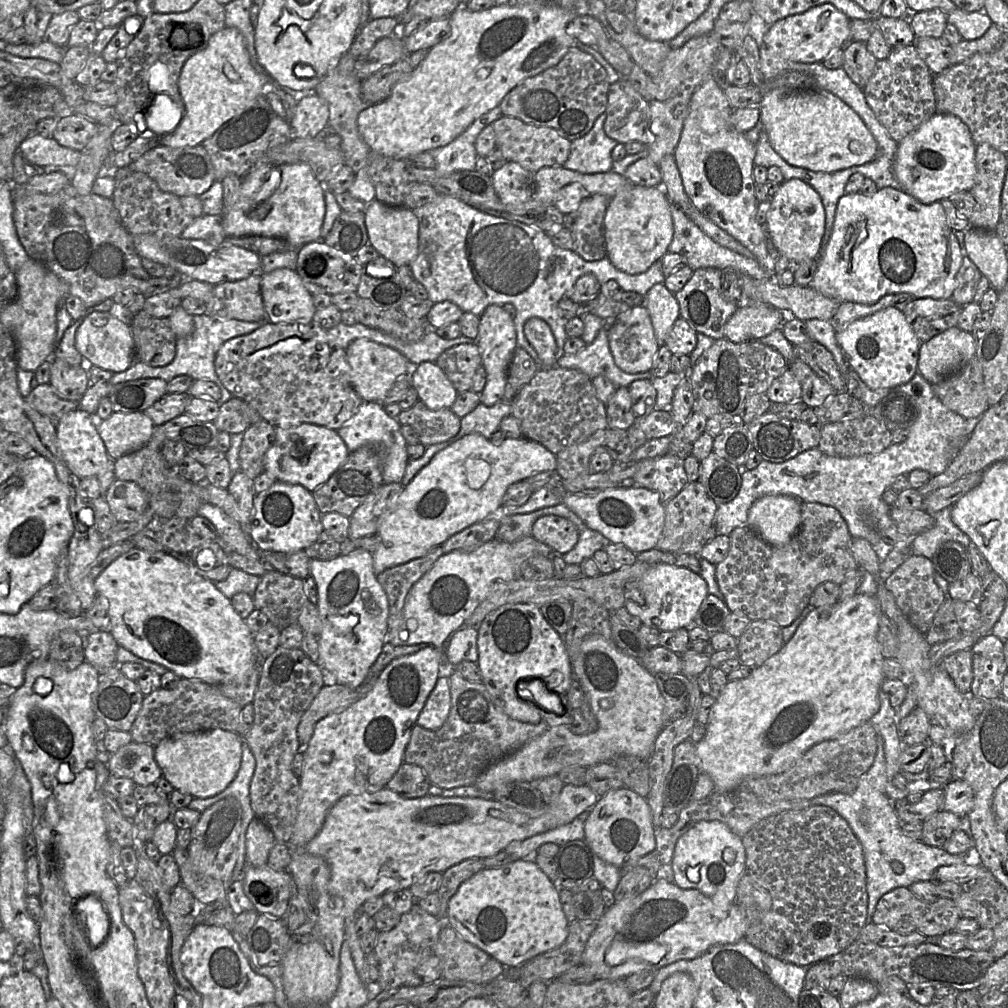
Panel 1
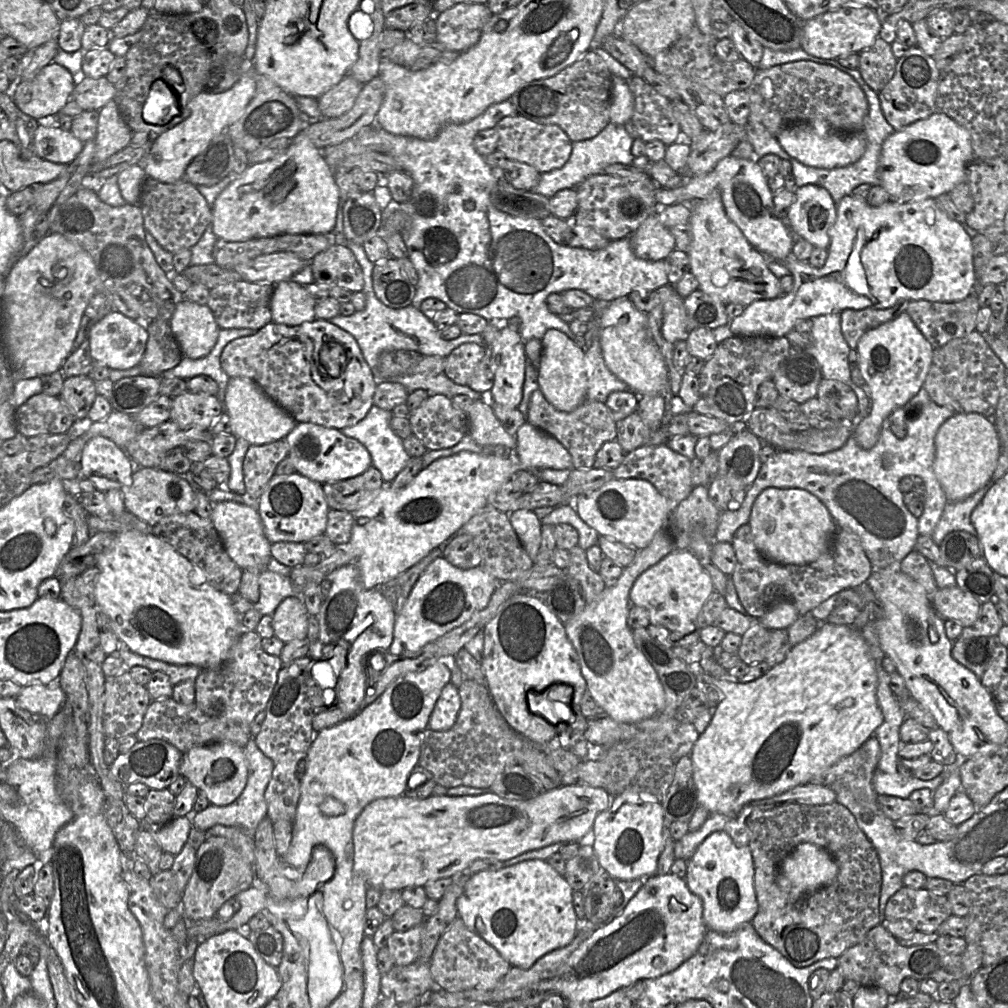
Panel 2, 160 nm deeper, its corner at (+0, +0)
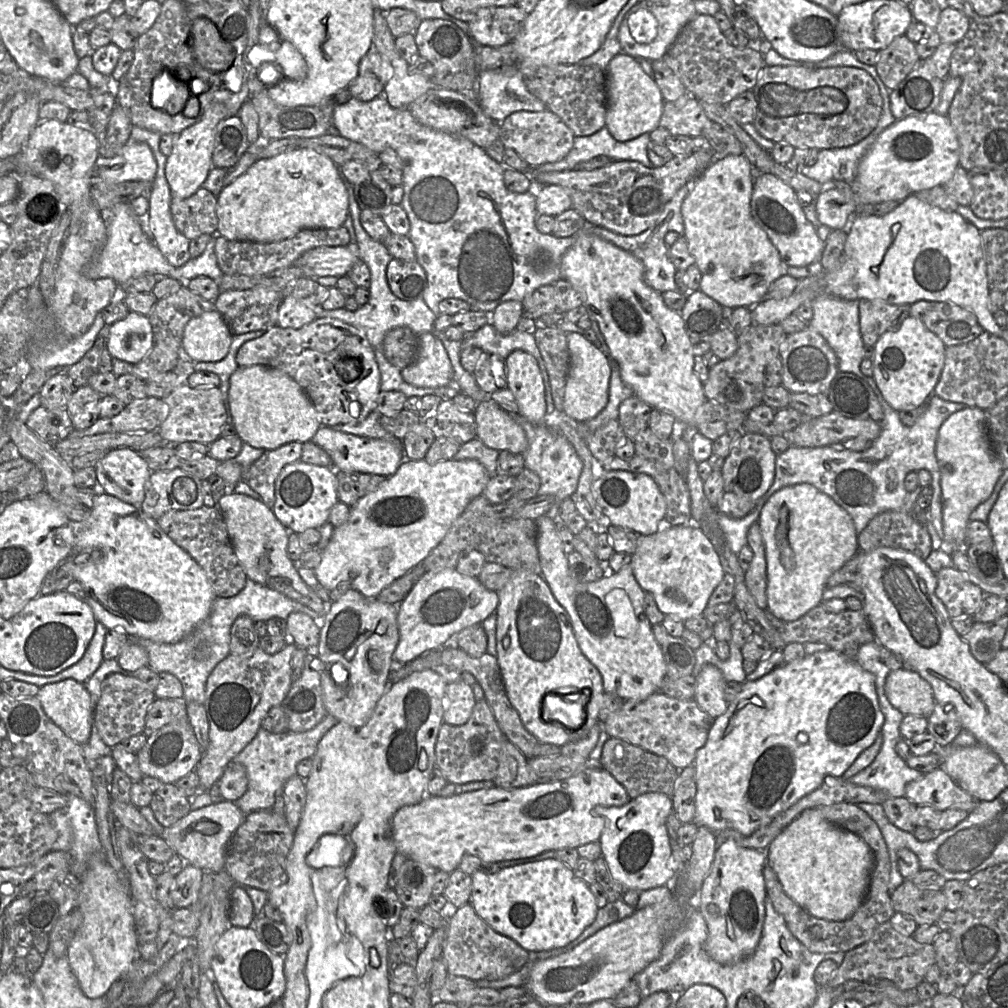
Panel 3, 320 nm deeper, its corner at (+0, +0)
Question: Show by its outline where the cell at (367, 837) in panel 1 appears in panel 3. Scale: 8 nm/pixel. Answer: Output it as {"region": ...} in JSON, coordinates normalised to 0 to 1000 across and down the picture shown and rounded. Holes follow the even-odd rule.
{"region":[[[594,759],[558,775],[530,777],[508,784],[490,780],[446,791],[425,790],[414,798],[400,800],[391,808],[388,829],[395,846],[447,866],[461,849],[497,855],[542,844],[572,842],[594,834],[600,812],[589,809],[589,803],[616,801],[625,794],[620,782]]]}

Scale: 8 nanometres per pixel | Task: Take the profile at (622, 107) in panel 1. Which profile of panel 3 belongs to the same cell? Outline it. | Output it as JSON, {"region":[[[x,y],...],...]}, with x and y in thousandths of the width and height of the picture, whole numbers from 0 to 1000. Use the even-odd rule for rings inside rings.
{"region":[[[686,94],[675,96],[669,101],[659,101],[654,126],[662,128],[666,134],[694,136],[699,124],[705,121],[693,99]]]}

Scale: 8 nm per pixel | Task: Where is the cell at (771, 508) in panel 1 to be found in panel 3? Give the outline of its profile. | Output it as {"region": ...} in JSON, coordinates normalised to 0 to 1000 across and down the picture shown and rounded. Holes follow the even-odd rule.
{"region":[[[805,480],[770,487],[757,502],[751,519],[761,558],[761,606],[778,617],[790,616],[813,601],[822,572],[852,547],[844,512]]]}

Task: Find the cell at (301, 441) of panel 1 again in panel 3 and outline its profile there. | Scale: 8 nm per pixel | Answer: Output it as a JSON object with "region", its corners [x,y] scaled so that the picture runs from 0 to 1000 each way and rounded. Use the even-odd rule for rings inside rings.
{"region":[[[318,423],[310,435],[310,438],[321,445],[330,457],[331,467],[357,468],[364,470],[389,472],[402,455],[399,437],[374,436],[335,428],[326,423]]]}

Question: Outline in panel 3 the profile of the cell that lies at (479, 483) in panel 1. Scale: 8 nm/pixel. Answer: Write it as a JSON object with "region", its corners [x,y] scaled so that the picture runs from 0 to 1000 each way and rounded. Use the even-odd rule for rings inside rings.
{"region":[[[401,455],[394,467],[370,487],[357,494],[347,504],[345,515],[330,525],[324,543],[318,548],[318,558],[311,566],[316,579],[329,586],[337,578],[344,578],[363,593],[373,593],[391,575],[418,559],[439,536],[451,516],[464,500],[478,491],[487,471],[469,455],[426,460],[421,455]]]}

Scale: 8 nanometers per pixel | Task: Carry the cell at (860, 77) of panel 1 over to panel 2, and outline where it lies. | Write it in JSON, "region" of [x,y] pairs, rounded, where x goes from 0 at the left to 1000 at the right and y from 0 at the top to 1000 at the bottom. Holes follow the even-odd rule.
{"region":[[[871,37],[867,44],[852,53],[851,69],[858,82],[867,90],[873,91],[885,78],[890,58],[884,50],[884,45]]]}

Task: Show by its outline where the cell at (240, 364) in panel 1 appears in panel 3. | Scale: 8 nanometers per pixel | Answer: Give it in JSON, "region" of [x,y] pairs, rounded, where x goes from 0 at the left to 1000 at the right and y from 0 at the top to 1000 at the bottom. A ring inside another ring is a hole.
{"region":[[[314,314],[296,326],[273,322],[259,334],[243,339],[235,349],[234,358],[237,364],[263,362],[277,366],[290,374],[311,400],[319,423],[358,420],[369,408],[372,408],[378,388],[375,361],[362,330],[332,315]]]}

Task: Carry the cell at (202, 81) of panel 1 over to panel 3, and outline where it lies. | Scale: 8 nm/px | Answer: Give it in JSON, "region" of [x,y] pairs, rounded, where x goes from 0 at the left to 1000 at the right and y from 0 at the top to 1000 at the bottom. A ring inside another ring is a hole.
{"region":[[[211,101],[205,105],[195,122],[183,128],[178,133],[164,164],[164,174],[171,194],[187,196],[200,186],[211,166],[210,152],[215,124],[225,115],[224,105],[217,101]]]}

